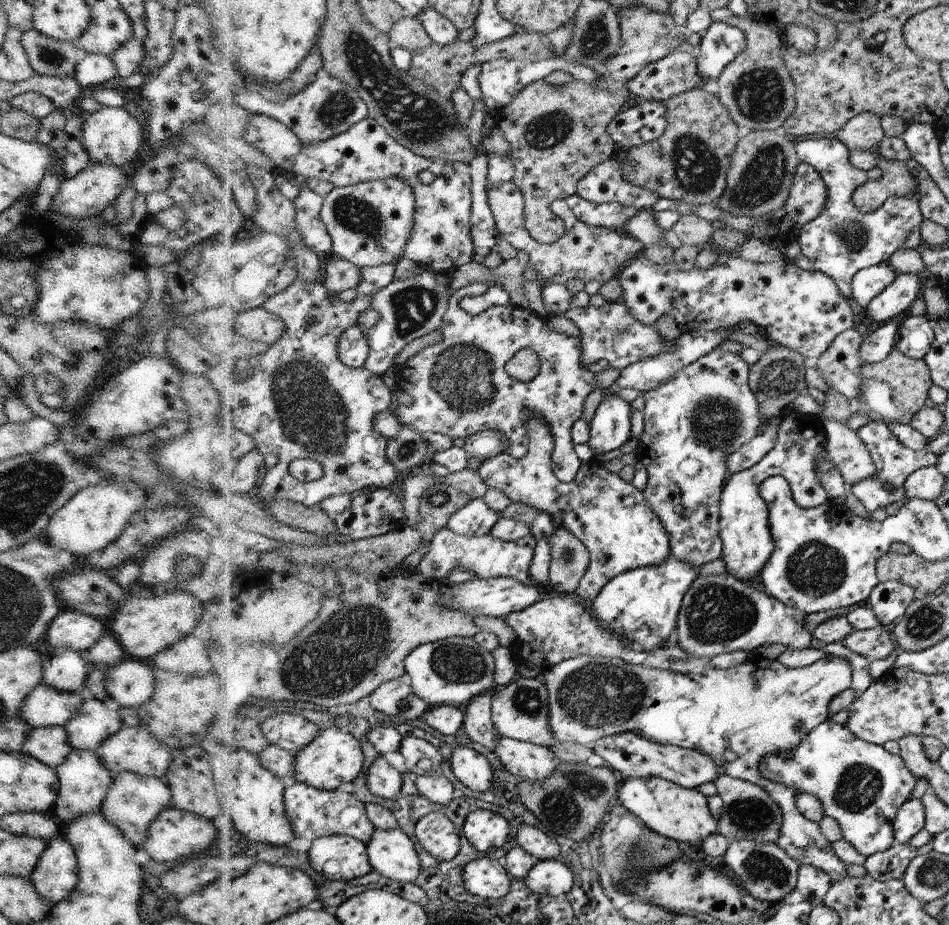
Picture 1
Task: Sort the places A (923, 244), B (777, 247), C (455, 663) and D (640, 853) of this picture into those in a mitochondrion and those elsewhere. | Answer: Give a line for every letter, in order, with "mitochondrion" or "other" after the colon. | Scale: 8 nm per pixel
A: other
B: other
C: mitochondrion
D: mitochondrion

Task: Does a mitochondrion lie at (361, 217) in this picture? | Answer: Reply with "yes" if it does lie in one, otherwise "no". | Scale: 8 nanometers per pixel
yes

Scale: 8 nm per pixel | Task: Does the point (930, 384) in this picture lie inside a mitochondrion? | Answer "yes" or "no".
no

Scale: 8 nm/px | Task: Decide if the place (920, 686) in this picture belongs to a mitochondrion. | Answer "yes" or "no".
no

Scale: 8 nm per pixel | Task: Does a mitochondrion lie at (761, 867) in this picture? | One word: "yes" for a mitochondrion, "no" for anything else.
yes

